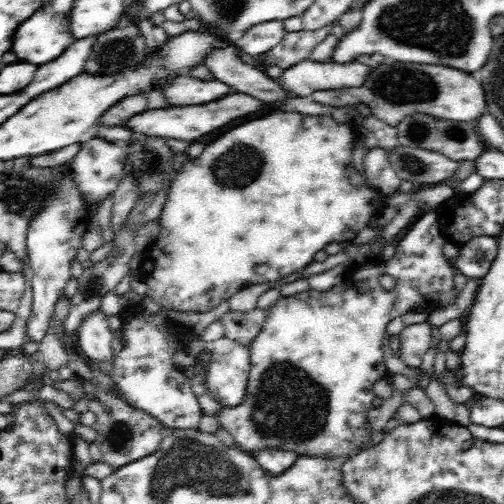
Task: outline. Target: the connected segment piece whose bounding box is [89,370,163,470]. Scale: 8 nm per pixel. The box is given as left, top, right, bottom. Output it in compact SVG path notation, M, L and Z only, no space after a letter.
M95 370L94 374L97 376L99 387L96 388L97 400L90 402L89 410L97 415L97 421L91 427L98 435L96 443L102 452L103 462L116 470L144 456L154 454L163 437L161 422L156 417L116 399L114 395L106 395L103 390L114 383L111 376L104 377Z

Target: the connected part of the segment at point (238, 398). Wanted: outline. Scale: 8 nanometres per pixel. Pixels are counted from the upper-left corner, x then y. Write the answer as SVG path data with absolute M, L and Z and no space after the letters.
M225 336L215 341L208 341L206 348L213 352L206 380L209 395L219 406L232 408L240 404L244 400L245 386L248 385L249 347Z

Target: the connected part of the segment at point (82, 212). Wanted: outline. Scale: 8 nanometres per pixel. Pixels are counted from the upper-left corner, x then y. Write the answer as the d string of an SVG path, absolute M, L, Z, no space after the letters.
M66 170L64 184L58 188L56 194L48 200L48 204L42 208L42 212L30 222L30 230L26 236L27 256L32 265L32 308L26 321L26 336L28 342L40 344L47 334L51 321L51 314L59 296L62 295L67 286L68 280L72 278L70 272L70 261L76 258L77 248L82 247L82 235L86 233L88 224L88 211L86 199L72 175Z

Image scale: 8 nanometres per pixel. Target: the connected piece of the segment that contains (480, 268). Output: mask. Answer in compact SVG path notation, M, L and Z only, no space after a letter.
M477 236L459 246L458 256L451 264L469 279L482 279L491 270L497 252L496 237Z

